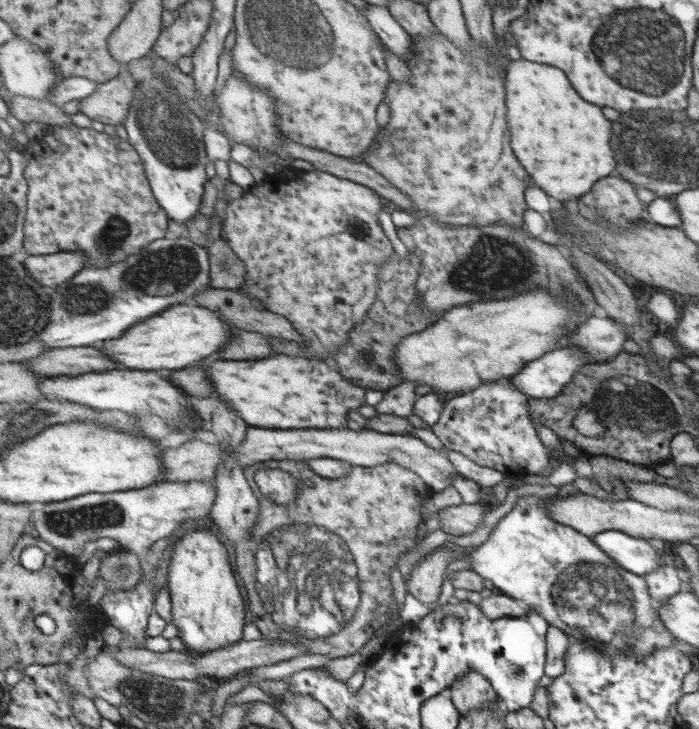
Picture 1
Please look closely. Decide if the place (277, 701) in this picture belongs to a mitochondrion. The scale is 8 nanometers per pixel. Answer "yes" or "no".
no

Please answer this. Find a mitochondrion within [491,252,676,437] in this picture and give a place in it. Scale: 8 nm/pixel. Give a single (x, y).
(616, 398)

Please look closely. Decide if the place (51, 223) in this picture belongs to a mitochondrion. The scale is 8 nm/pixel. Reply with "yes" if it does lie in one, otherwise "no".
no

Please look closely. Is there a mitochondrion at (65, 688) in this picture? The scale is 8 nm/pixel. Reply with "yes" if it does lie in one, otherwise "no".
no

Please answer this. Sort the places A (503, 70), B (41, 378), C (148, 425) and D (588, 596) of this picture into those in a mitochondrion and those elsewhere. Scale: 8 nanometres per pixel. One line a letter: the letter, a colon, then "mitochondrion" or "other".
A: other
B: other
C: mitochondrion
D: mitochondrion

